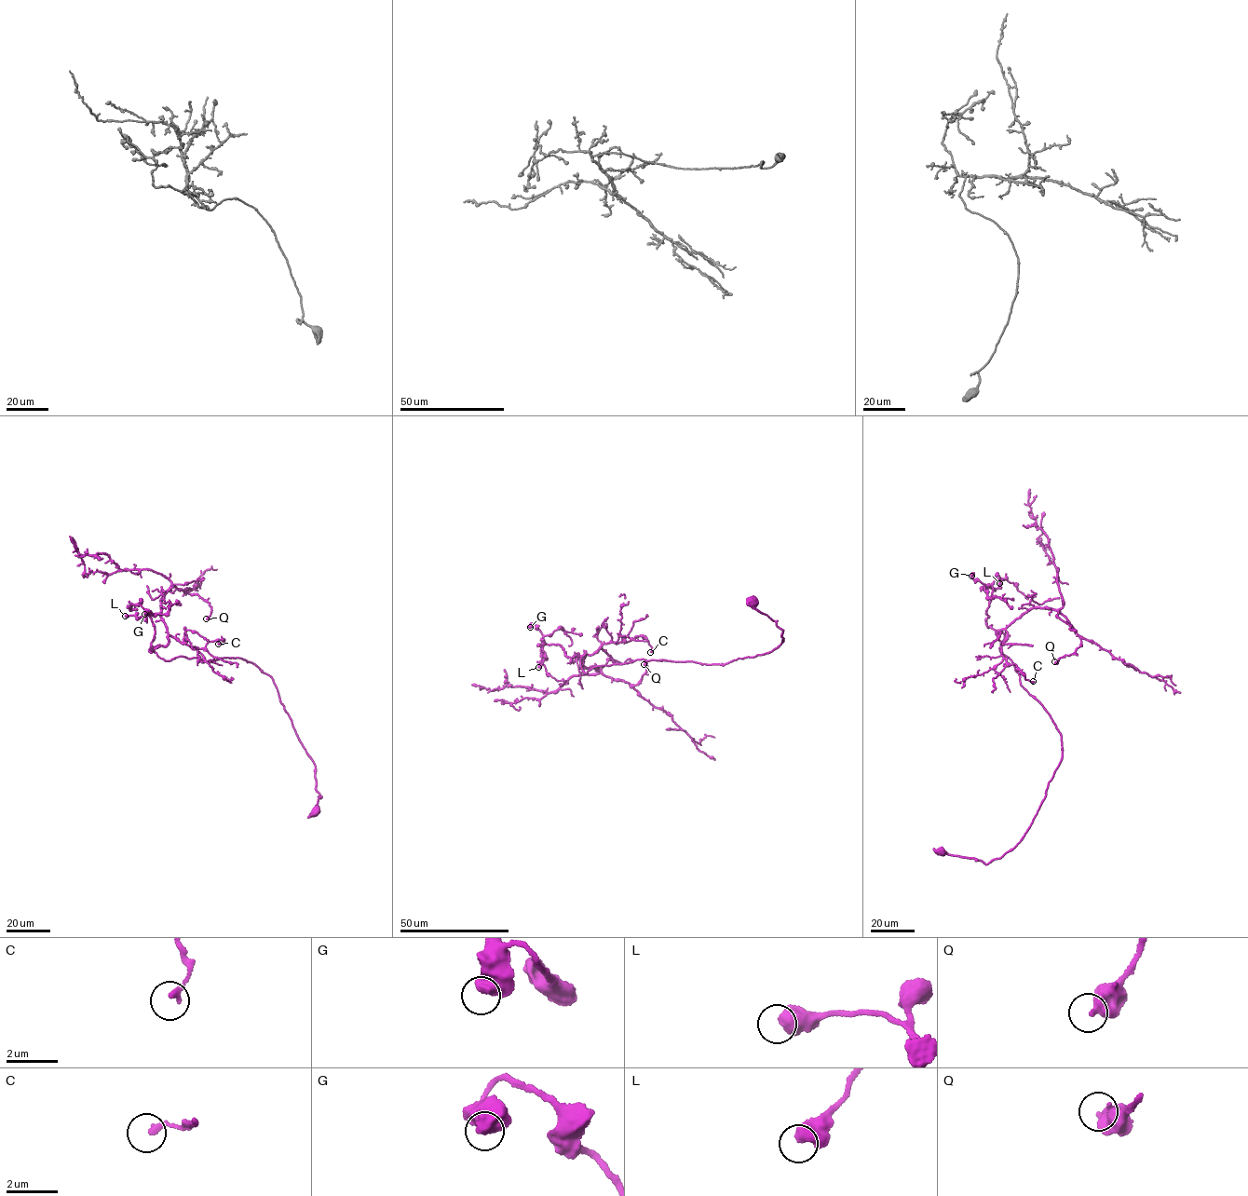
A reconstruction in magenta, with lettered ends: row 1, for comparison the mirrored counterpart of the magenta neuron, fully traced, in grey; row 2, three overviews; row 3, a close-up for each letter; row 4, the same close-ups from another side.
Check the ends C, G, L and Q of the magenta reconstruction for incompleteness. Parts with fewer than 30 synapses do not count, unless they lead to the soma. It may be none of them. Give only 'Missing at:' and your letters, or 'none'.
Missing at: none

